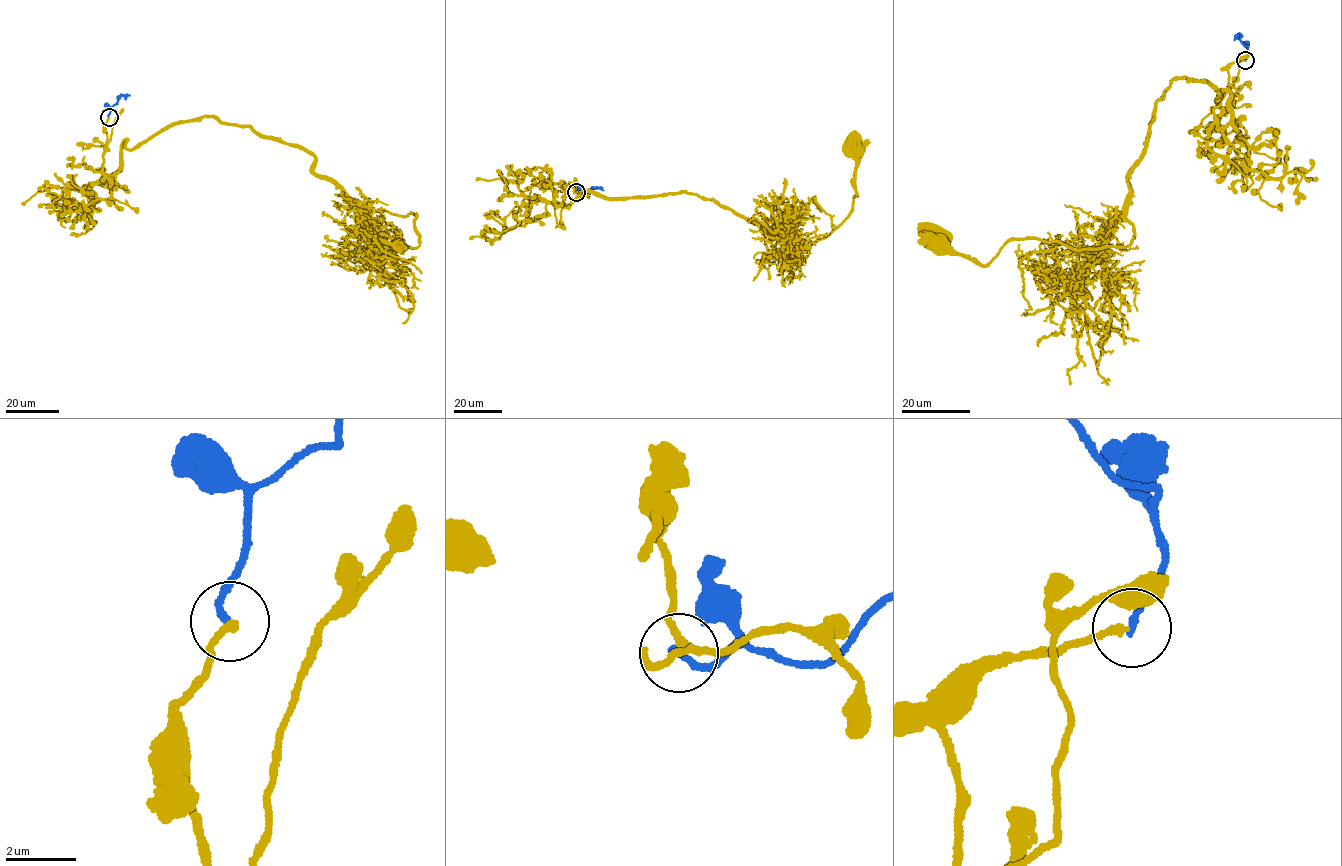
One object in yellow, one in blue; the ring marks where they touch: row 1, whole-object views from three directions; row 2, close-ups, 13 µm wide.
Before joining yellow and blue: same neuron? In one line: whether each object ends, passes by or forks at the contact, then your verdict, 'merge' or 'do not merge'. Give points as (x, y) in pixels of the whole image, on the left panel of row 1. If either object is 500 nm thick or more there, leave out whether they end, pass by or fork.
yellow ends | blue ends | do not merge

